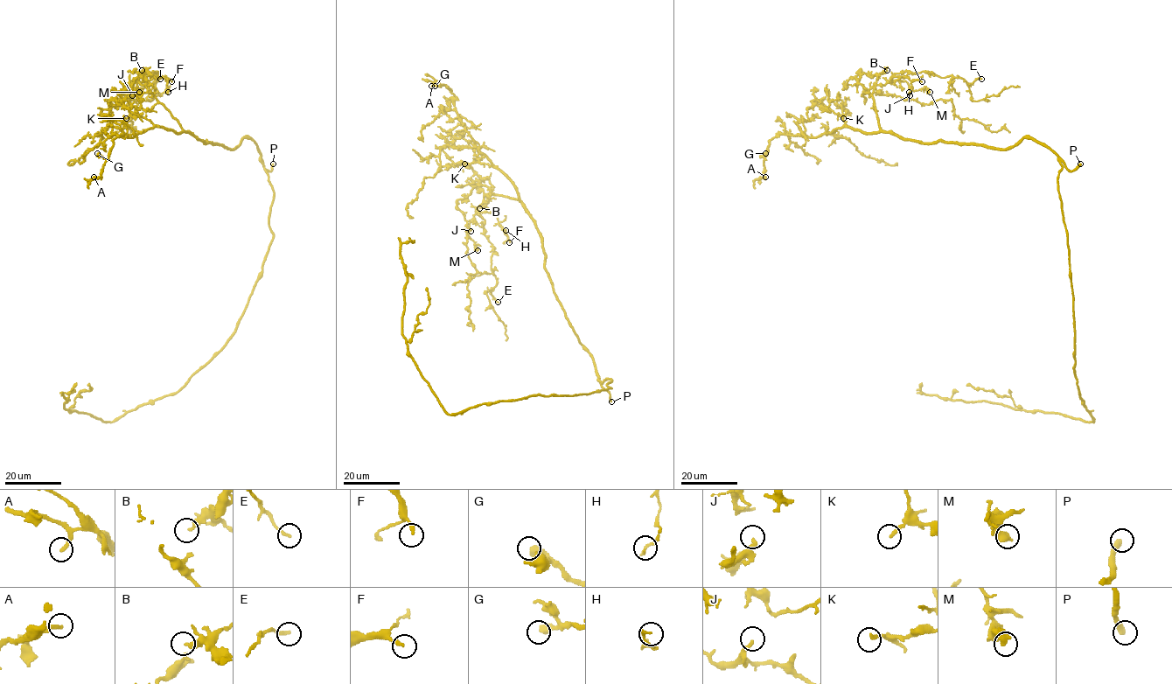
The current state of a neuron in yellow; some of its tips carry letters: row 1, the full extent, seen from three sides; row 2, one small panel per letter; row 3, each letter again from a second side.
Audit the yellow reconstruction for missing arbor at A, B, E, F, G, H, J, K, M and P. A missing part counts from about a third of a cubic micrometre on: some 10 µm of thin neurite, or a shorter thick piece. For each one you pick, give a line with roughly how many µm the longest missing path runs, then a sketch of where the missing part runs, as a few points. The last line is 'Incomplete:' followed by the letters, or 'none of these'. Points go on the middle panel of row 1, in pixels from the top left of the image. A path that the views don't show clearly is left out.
A: 4 µm
E: 15 µm
G: 35 µm
P: 15 µm
Incomplete: A, E, G, P

